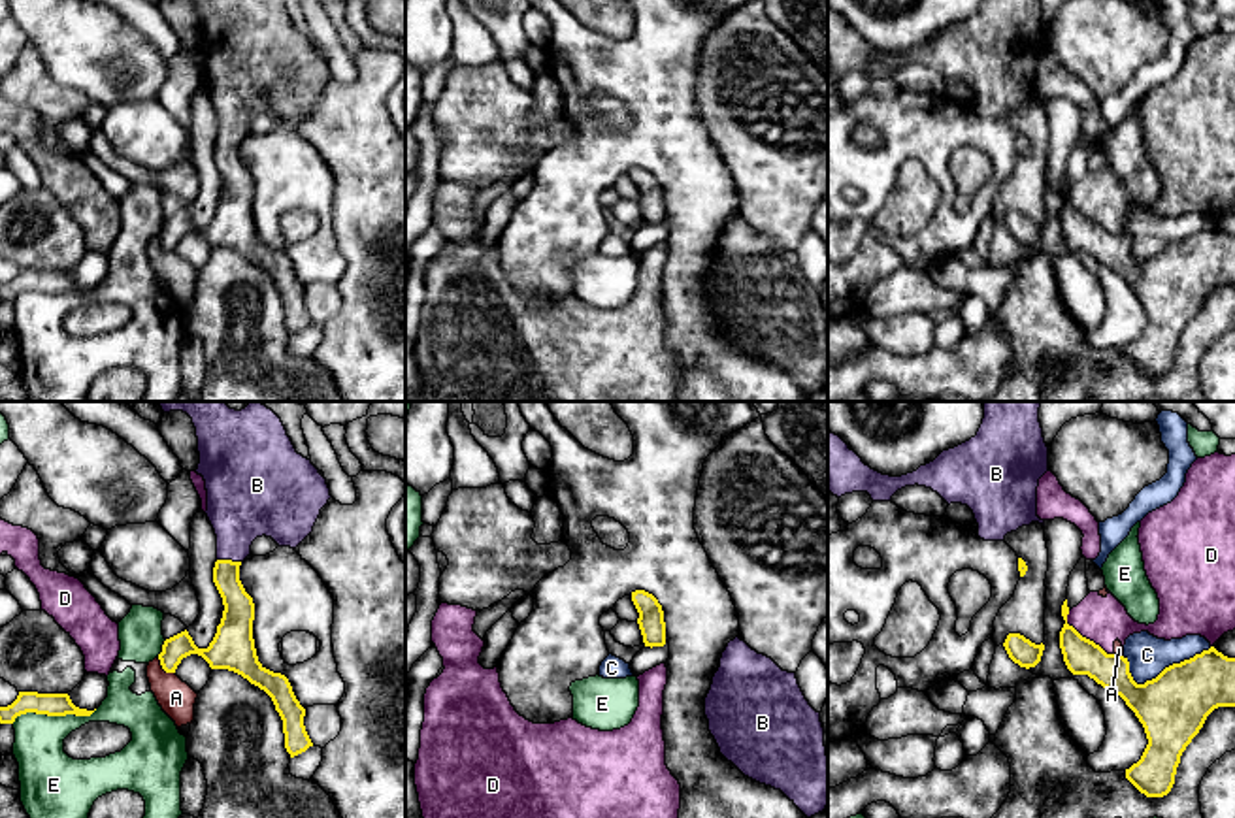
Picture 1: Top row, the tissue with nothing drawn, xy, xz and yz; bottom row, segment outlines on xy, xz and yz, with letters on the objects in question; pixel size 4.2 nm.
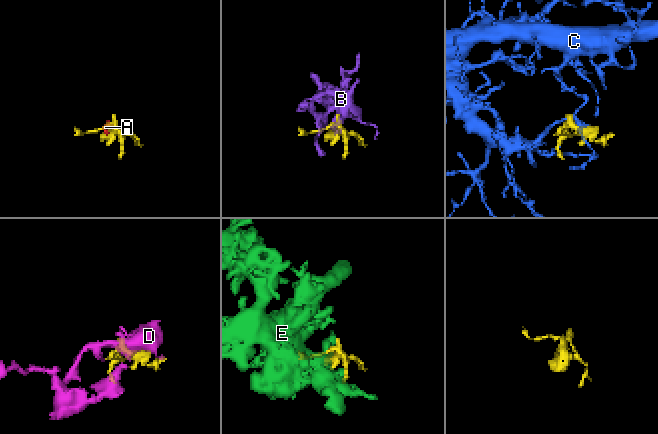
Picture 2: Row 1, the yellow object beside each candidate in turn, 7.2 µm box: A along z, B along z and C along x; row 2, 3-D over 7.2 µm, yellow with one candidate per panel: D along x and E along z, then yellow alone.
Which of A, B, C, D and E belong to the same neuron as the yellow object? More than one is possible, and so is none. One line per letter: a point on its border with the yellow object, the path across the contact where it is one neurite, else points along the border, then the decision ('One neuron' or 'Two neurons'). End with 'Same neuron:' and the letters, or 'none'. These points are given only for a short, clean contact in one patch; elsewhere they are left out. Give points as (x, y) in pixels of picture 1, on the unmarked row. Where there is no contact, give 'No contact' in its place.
A: Touches yellow at xy (164, 247). Two neurons
B: Touches yellow at xy (229, 138). Path across: xy (238, 193), (229, 163), (229, 138), (244, 81). One neuron
C: Touches yellow at yz (1162, 249). Two neurons
D: Touches yellow at yz (1085, 215). Two neurons
E: Touches yellow at xy (53, 293). Two neurons
Same neuron: B

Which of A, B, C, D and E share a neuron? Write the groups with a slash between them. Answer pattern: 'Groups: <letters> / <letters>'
Groups: A D / B / C / E

